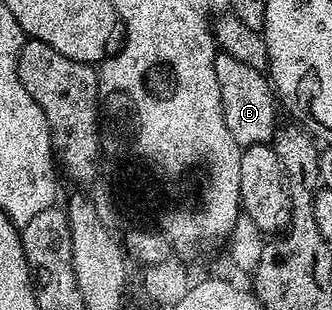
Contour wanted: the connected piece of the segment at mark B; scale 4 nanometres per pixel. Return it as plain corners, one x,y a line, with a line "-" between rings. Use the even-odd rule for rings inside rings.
222,51
215,54
215,70
217,71
217,87
221,87
221,118
222,128
237,139
237,143
244,147
248,145
266,145
274,138
277,132
275,125
275,109
277,98
275,90
271,88
268,74
261,70
249,67

